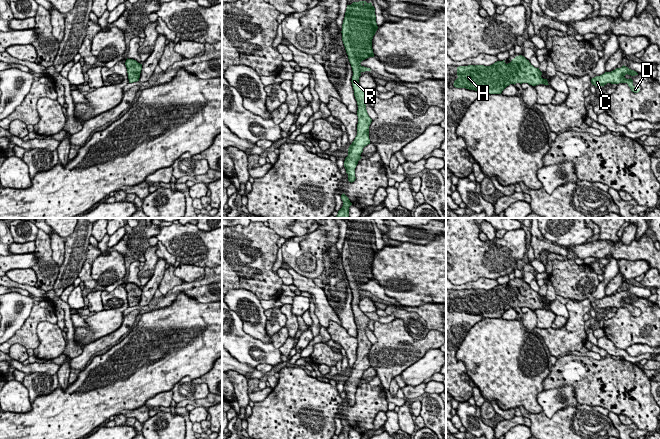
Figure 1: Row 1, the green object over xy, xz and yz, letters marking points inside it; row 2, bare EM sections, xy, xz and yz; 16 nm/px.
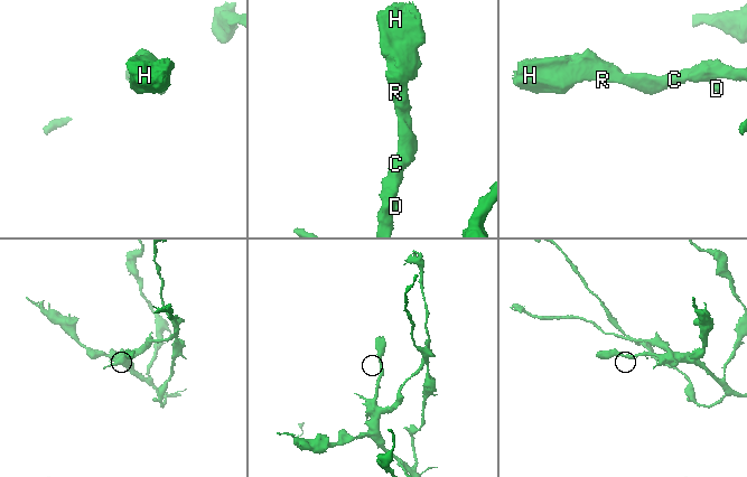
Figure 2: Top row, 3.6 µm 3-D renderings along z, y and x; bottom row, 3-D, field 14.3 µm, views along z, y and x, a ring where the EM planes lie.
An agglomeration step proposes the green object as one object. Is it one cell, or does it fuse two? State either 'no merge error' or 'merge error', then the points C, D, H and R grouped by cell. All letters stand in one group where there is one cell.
no merge error | C D H R

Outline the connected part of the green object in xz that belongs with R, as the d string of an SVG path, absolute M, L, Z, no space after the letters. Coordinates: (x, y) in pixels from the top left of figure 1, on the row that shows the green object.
M359 1L347 5L341 33L353 71L351 82L358 105L357 135L349 146L348 156L344 161L348 181L351 183L356 179L355 168L362 158L360 155L363 148L370 144L369 126L372 119L366 110L367 100L370 95L360 86L359 77L361 72L371 71L370 68L364 67L360 63L369 57L374 57L372 39L377 29L375 8L371 2Z

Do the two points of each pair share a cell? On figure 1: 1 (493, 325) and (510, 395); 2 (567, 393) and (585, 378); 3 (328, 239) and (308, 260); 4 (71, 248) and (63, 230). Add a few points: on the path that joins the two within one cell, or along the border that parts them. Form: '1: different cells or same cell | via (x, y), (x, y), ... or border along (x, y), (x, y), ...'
1: same cell | via (493, 342), (495, 351), (509, 366), (510, 378)
2: different cells | border along (549, 388), (560, 388), (570, 385), (578, 403)
3: same cell | via (323, 244), (312, 255)
4: different cells | border along (75, 228), (65, 237)

